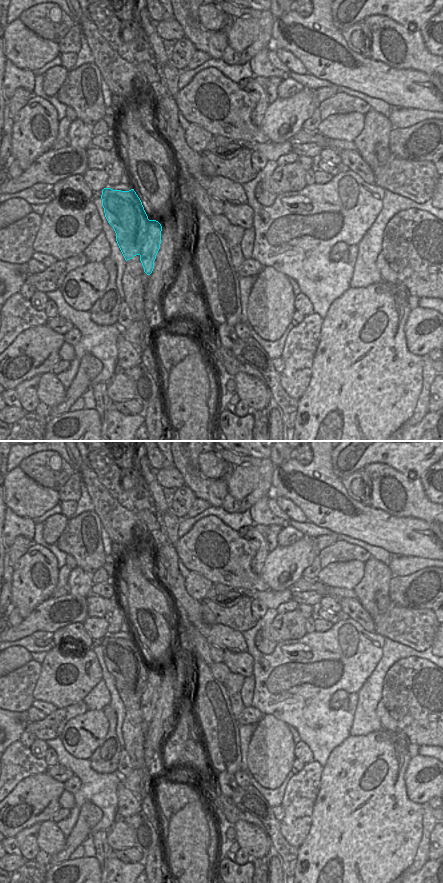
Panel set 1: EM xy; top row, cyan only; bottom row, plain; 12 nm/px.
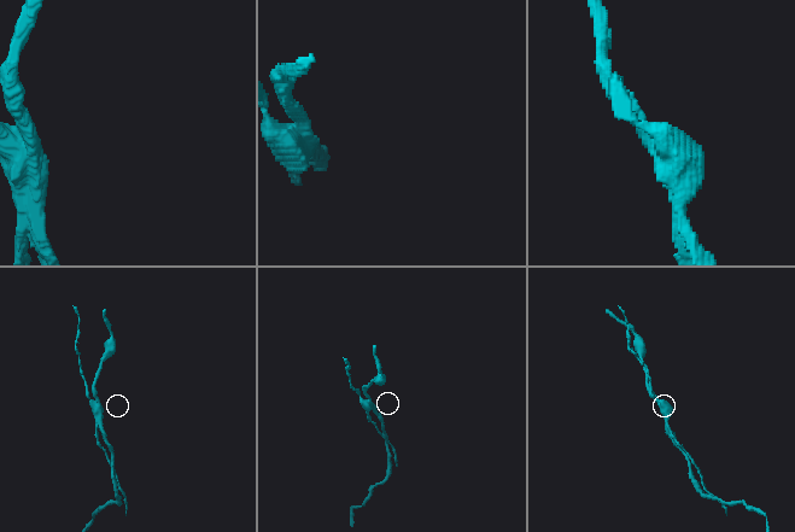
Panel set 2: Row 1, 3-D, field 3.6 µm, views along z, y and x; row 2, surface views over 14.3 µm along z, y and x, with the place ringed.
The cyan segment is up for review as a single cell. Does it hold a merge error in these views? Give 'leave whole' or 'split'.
split

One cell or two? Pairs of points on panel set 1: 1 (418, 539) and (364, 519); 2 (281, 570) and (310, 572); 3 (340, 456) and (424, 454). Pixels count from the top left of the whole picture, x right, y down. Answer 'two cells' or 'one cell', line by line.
1: one cell
2: two cells
3: one cell

